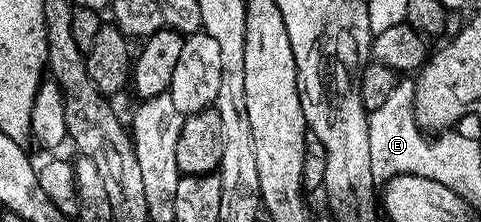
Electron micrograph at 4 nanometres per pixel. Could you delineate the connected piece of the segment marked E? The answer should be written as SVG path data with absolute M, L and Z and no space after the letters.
M408 77L401 78L390 97L383 105L369 112L368 132L370 133L370 161L372 179L385 183L398 175L416 174L438 181L438 163L442 161L442 140L439 137L426 141L423 130L417 125L414 105L416 85Z

